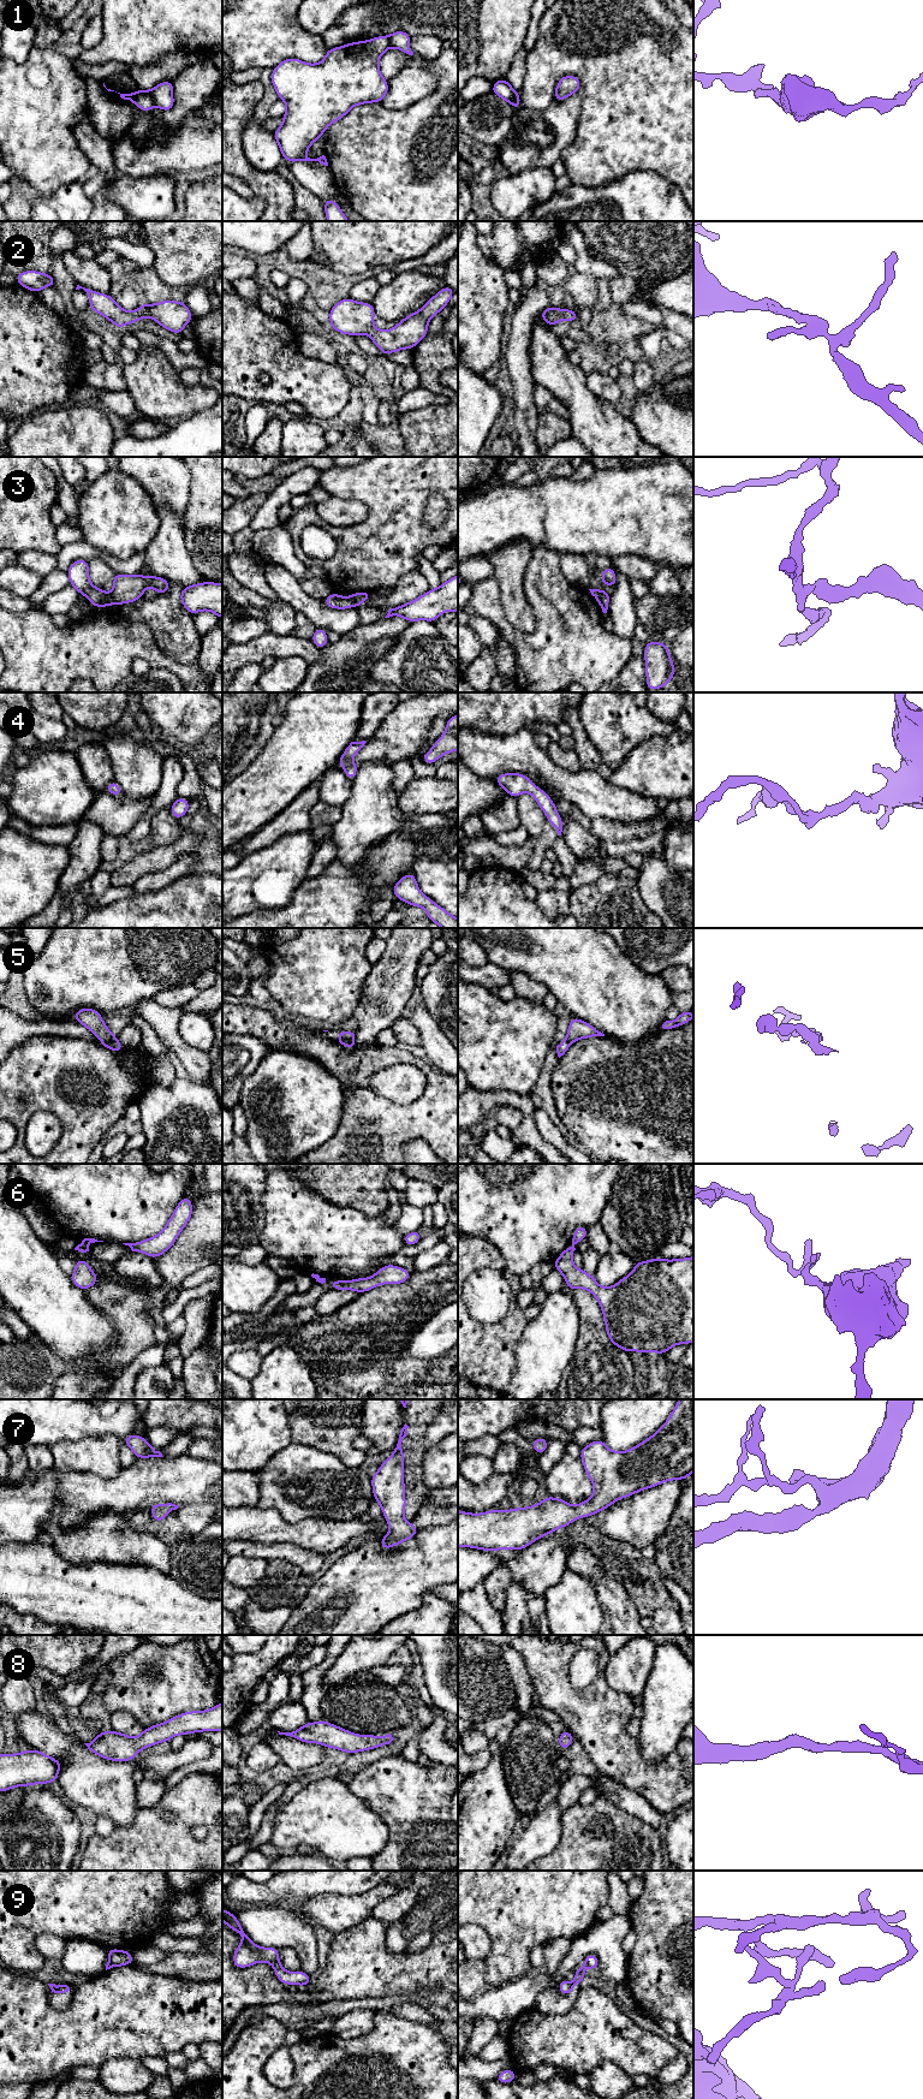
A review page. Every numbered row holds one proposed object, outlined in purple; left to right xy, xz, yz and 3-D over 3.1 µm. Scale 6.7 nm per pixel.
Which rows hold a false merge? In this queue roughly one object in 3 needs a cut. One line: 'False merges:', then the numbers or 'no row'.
False merges: 1, 3, 5, 6, 9

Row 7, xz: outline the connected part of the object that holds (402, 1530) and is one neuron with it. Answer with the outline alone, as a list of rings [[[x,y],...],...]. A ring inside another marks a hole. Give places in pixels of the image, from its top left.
[[[405,1423],[400,1431],[393,1455],[387,1458],[371,1476],[374,1499],[381,1505],[382,1514],[391,1526],[386,1536],[380,1538],[383,1551],[413,1538],[419,1529],[412,1522],[403,1518],[406,1499],[404,1485],[404,1449],[403,1439],[407,1434],[409,1426]]]

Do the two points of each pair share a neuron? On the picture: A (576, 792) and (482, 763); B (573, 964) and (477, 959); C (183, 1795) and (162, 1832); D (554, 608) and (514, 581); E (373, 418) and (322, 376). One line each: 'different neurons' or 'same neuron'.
A: same neuron
B: different neurons
C: same neuron
D: different neurons
E: different neurons

